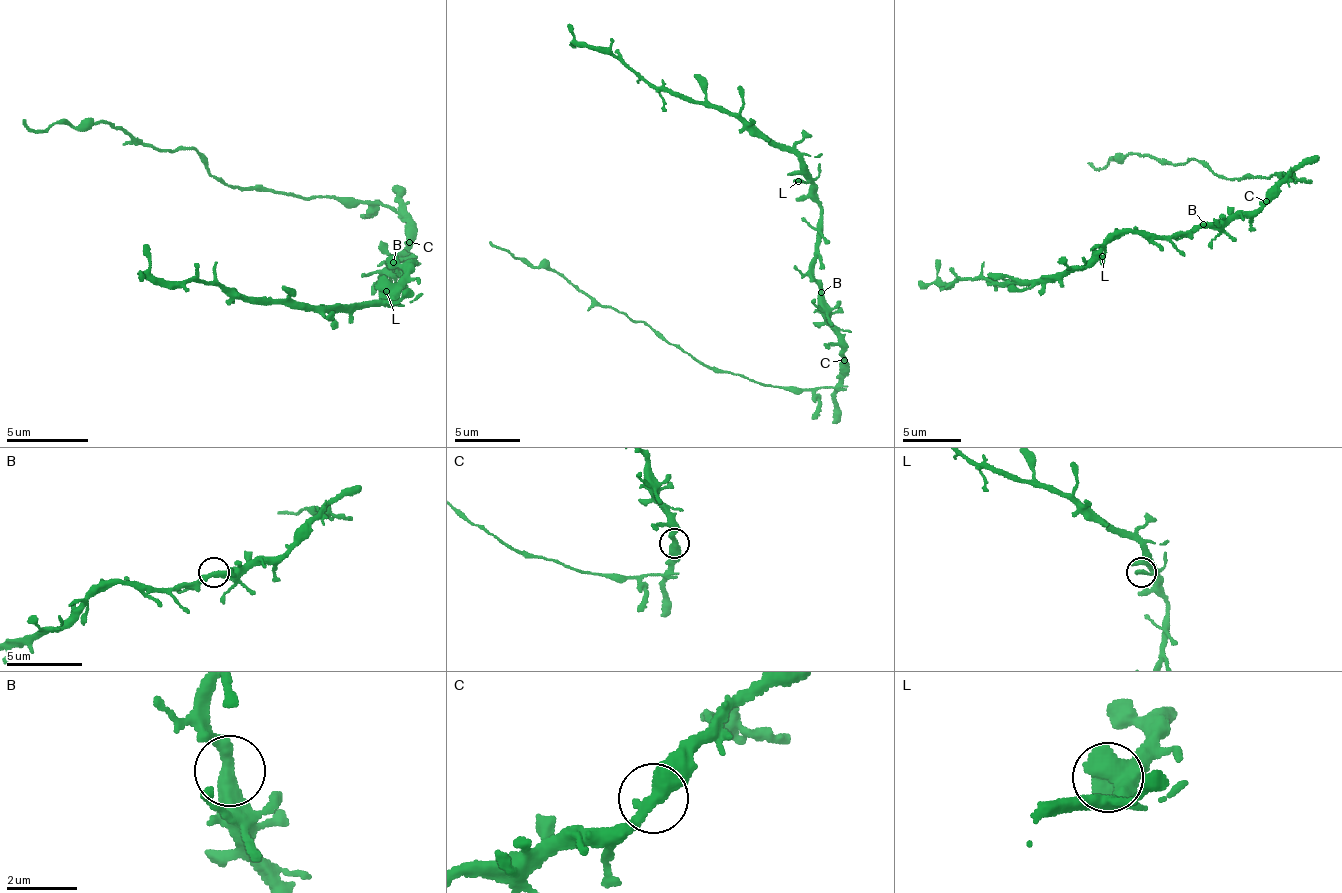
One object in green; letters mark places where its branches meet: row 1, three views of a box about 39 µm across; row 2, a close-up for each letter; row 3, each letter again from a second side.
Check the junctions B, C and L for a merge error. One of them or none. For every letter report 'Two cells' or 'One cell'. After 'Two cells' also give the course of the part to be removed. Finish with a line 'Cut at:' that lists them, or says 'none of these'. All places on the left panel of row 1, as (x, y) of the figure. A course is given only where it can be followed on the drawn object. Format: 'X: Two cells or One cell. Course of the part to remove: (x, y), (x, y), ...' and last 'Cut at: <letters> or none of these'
B: One cell
C: Two cells. Course of the part to remove: (410, 243), (405, 217), (374, 201), (242, 190), (188, 150), (137, 143), (103, 121), (30, 128), (25, 118)
L: One cell
Cut at: C

